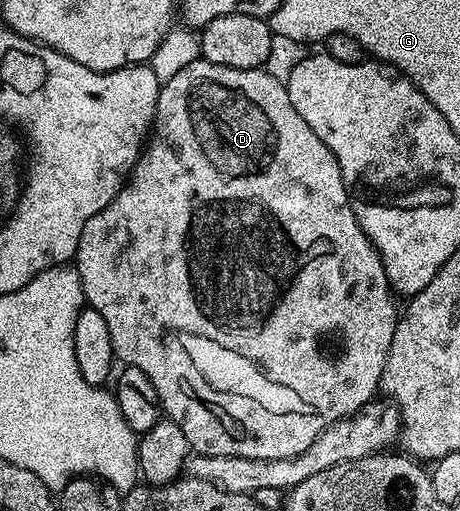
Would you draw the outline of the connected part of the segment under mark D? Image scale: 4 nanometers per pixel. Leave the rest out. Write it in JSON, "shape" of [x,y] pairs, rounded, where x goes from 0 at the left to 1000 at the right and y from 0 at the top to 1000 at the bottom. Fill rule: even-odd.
{"shape":[[[433,117],[409,125],[409,133],[391,133],[391,141],[383,141],[383,149],[374,149],[374,157],[350,162],[343,178],[343,202],[335,213],[330,252],[309,299],[300,303],[300,317],[285,333],[283,346],[274,350],[263,376],[235,399],[235,407],[209,415],[209,423],[200,423],[200,431],[191,431],[191,438],[183,438],[183,454],[174,454],[174,477],[165,499],[165,526],[178,550],[178,579],[185,597],[193,605],[217,611],[217,618],[226,618],[226,634],[235,634],[235,658],[243,665],[250,703],[274,716],[304,720],[304,728],[313,728],[313,736],[322,736],[322,744],[330,744],[330,759],[339,759],[343,793],[357,804],[359,816],[383,828],[400,845],[400,853],[409,853],[415,883],[422,888],[441,888],[443,892],[530,892],[539,900],[617,900],[620,896],[652,892],[652,885],[672,877],[720,830],[780,808],[815,785],[813,769],[817,773],[824,769],[835,712],[843,705],[870,620],[867,601],[865,607],[857,601],[854,587],[859,589],[859,585],[852,581],[843,540],[835,532],[830,503],[817,493],[817,485],[800,470],[800,462],[783,446],[783,438],[765,415],[765,399],[730,305],[722,305],[713,282],[704,282],[704,274],[696,274],[696,266],[687,266],[687,258],[678,258],[678,250],[670,250],[661,227],[652,227],[652,219],[643,219],[615,155],[611,151],[607,155],[593,153],[591,147],[576,145],[578,141],[570,133],[557,137],[487,133],[478,125]]]}

